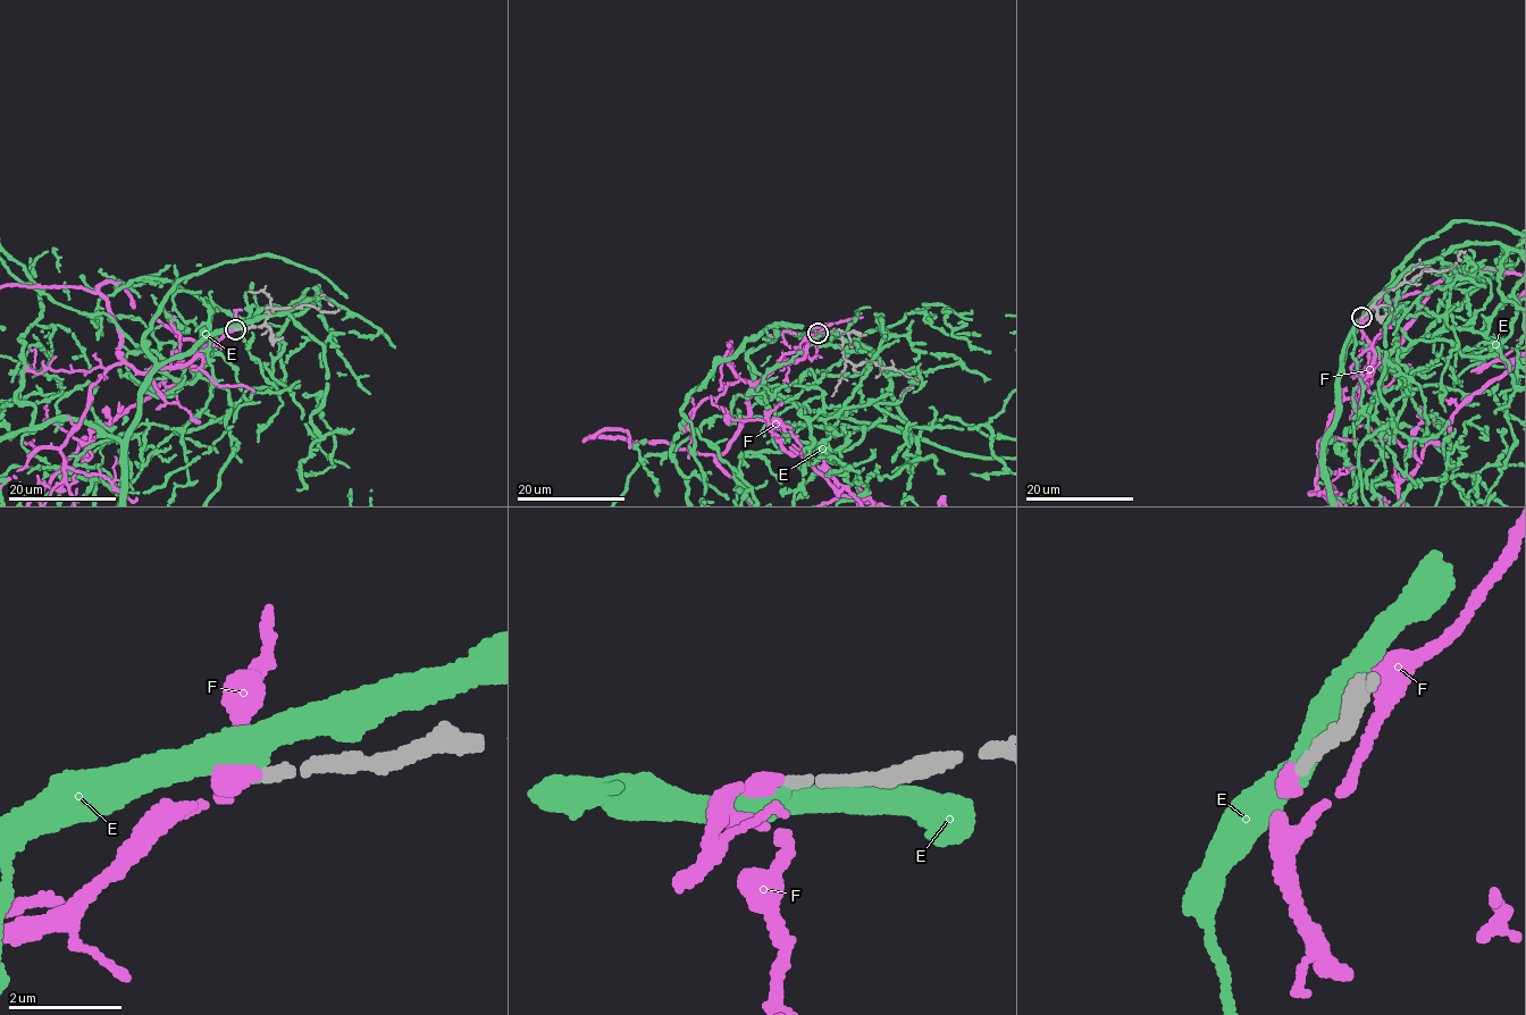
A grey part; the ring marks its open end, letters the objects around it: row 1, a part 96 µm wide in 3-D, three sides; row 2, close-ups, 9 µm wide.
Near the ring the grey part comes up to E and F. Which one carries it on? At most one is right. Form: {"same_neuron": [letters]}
{"same_neuron": ["F"]}

